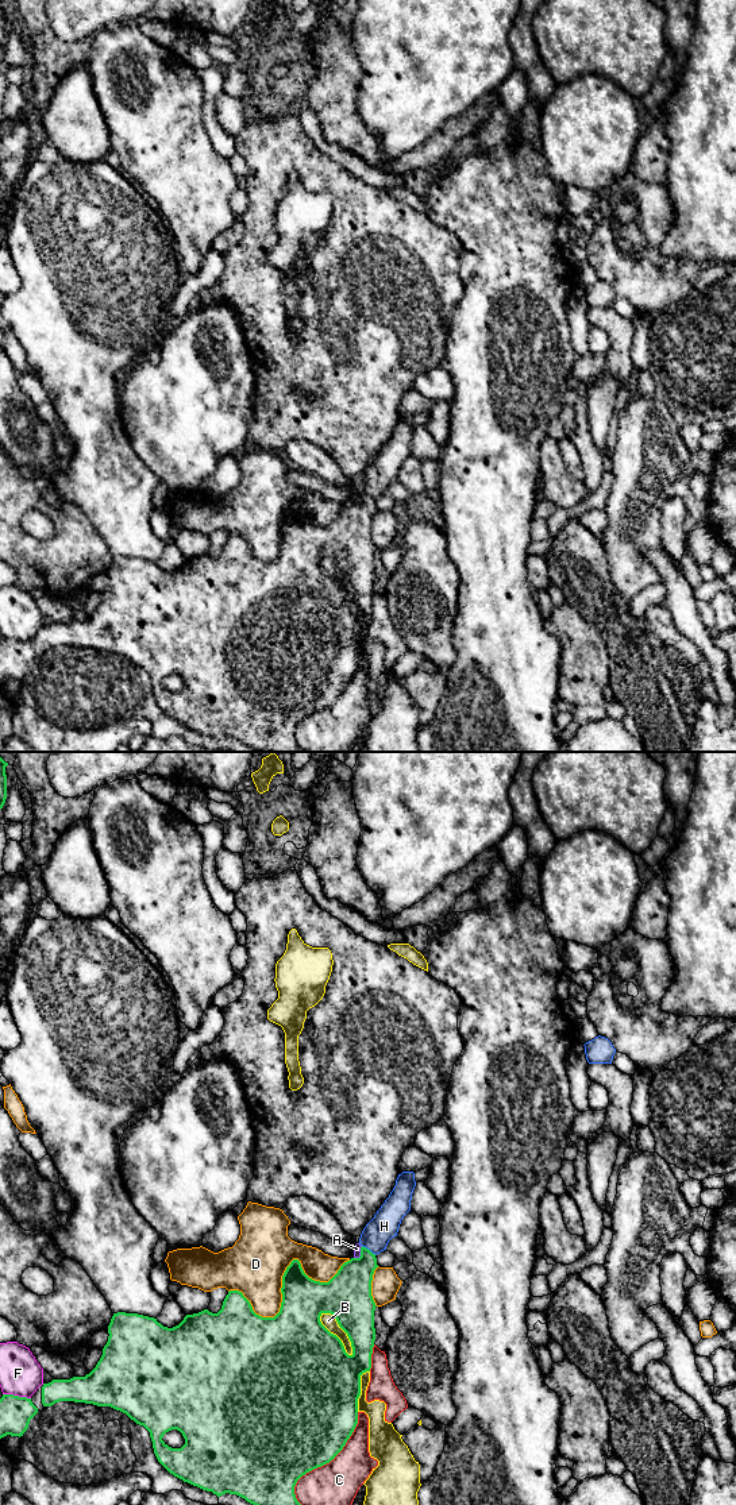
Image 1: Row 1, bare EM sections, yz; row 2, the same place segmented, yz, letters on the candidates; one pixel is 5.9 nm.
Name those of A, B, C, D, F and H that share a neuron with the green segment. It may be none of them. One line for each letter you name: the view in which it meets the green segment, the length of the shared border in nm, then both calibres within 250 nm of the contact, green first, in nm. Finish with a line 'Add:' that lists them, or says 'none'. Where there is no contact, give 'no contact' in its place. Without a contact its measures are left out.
H: meets green in yz; contact 110 nm long; 240 nm thick on the green side, 170 nm on the other
Add: H

